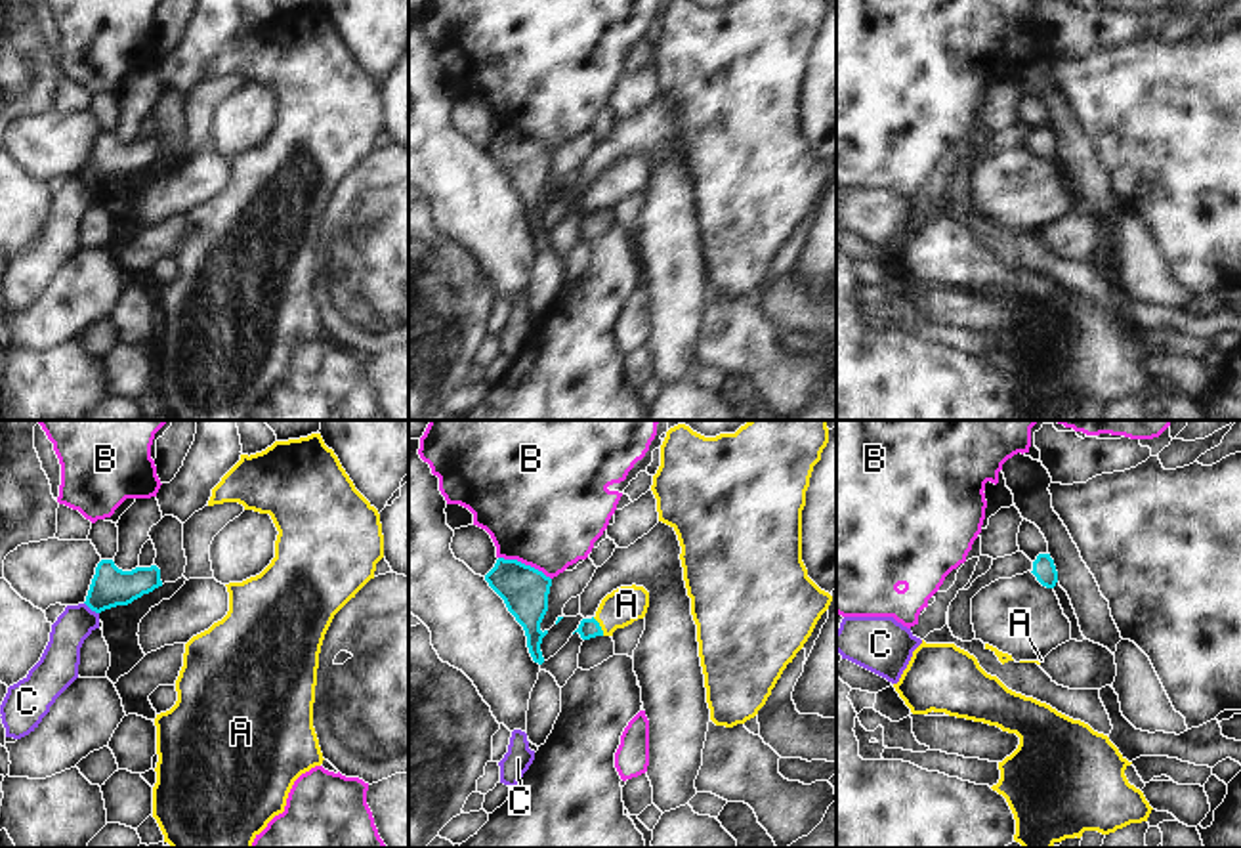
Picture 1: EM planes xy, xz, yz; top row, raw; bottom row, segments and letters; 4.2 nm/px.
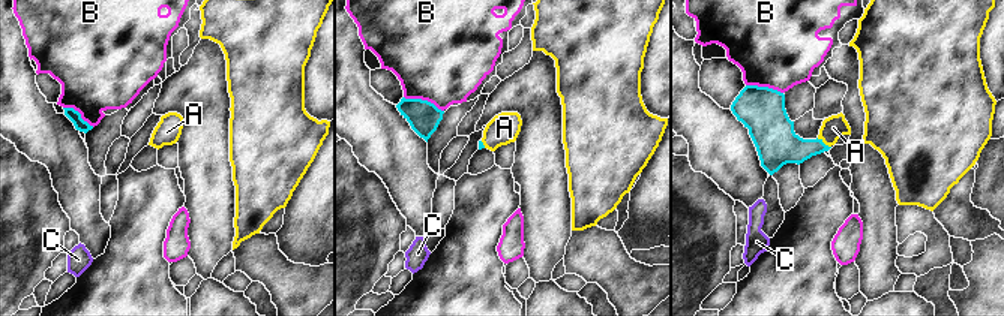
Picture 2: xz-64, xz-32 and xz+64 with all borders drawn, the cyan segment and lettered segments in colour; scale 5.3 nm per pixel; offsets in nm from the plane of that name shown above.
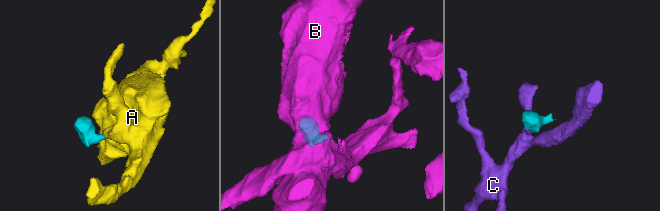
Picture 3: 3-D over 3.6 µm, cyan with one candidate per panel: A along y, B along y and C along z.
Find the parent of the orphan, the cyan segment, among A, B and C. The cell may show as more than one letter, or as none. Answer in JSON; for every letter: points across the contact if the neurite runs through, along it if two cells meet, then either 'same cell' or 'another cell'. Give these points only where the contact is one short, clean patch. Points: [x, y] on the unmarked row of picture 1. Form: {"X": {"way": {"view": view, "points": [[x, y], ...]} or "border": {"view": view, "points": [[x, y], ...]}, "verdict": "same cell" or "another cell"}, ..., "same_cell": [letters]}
{"A": {"way": {"view": "xz", "points": [[588, 201], [600, 199], [627, 176]]}, "verdict": "same cell"}, "B": {"border": {"view": "xz", "points": [[499, 128], [533, 138], [550, 151]]}, "verdict": "another cell"}, "C": {"border": {"view": "xy", "points": [[84, 174], [98, 186]]}, "verdict": "another cell"}, "same_cell": ["A"]}

